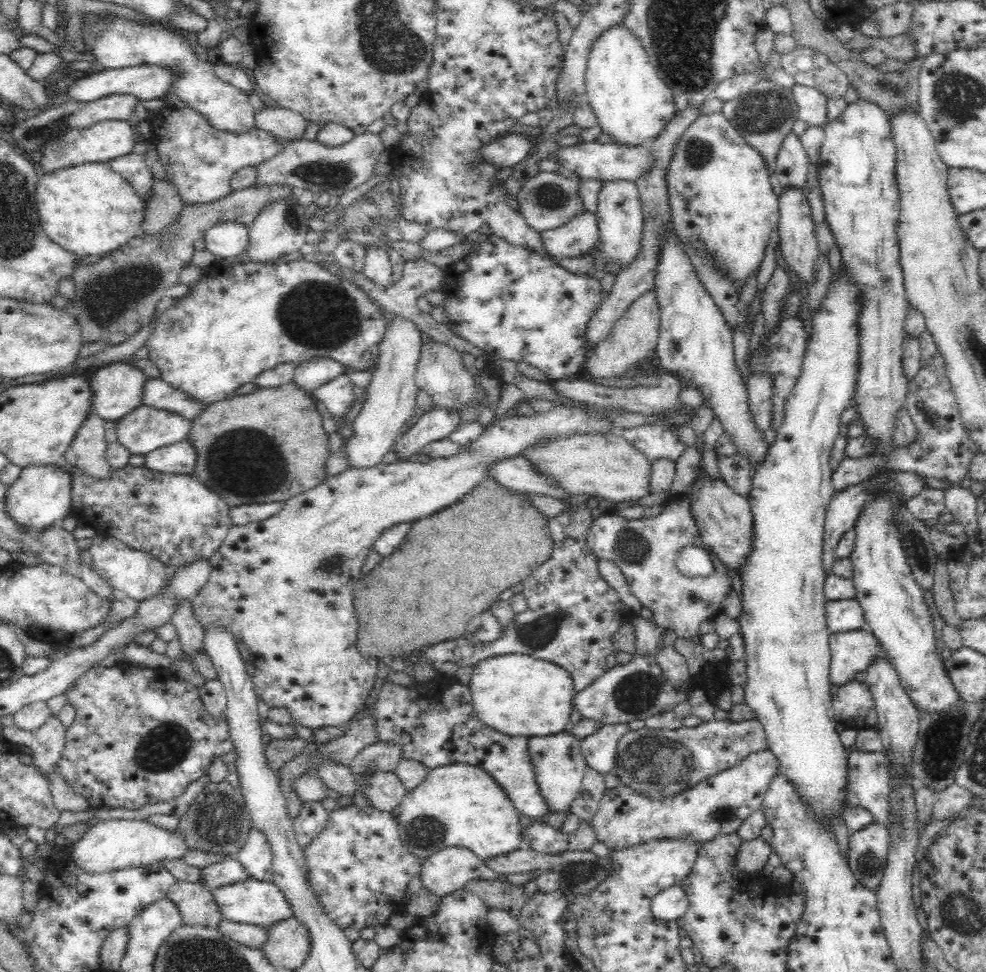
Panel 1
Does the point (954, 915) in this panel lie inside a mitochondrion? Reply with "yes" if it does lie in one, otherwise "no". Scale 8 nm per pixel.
yes

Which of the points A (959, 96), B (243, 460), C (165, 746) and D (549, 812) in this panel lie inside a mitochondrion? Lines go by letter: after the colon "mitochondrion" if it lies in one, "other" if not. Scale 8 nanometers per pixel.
A: mitochondrion
B: mitochondrion
C: mitochondrion
D: other

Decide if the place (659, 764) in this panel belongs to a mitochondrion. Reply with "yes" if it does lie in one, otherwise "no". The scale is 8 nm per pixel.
yes

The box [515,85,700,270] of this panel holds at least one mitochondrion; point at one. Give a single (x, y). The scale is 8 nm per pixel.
(550, 196)

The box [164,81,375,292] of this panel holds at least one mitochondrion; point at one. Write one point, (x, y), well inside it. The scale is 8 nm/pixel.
(327, 174)

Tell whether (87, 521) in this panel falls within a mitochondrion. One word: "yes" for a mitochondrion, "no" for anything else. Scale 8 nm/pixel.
no

